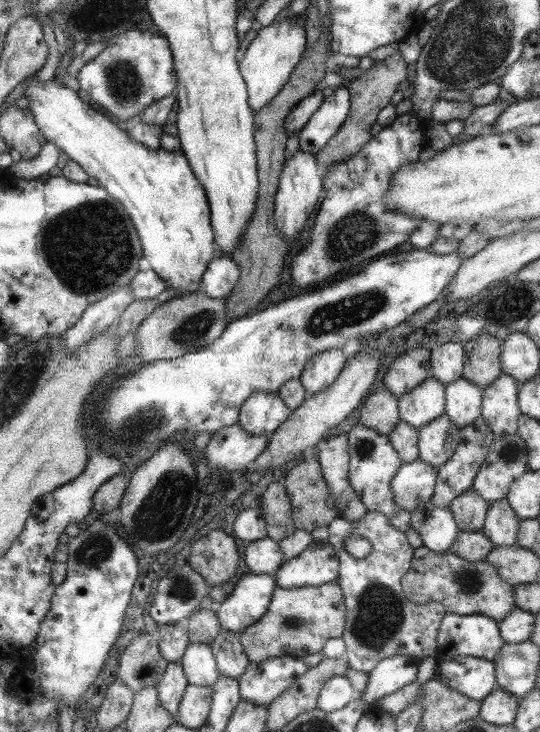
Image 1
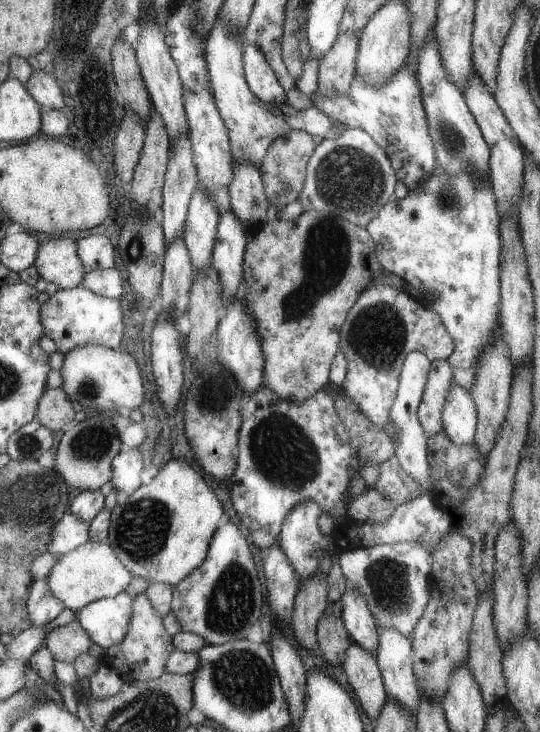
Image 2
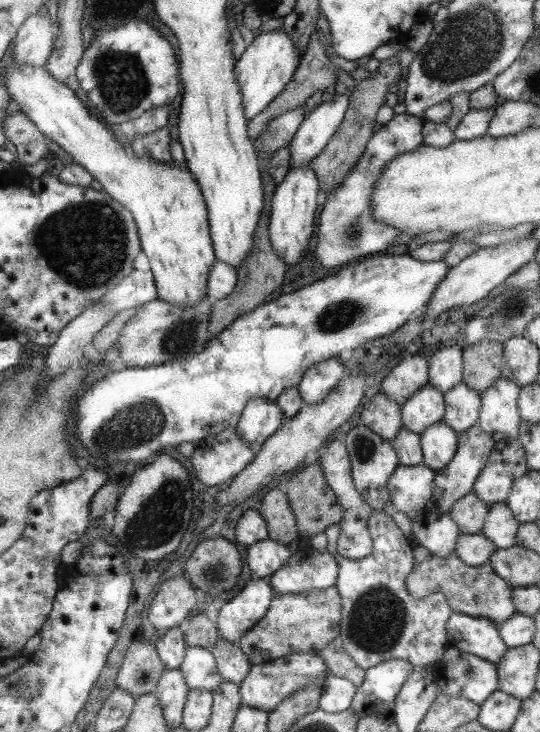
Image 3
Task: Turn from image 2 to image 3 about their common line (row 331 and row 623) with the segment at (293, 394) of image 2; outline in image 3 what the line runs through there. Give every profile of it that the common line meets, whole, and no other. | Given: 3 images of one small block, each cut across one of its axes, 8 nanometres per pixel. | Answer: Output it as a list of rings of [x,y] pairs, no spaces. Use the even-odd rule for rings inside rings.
[[[337,586],[327,590],[311,590],[297,594],[275,594],[261,622],[241,636],[237,646],[247,654],[251,666],[261,666],[289,654],[323,654],[323,650],[339,636],[343,604]]]

